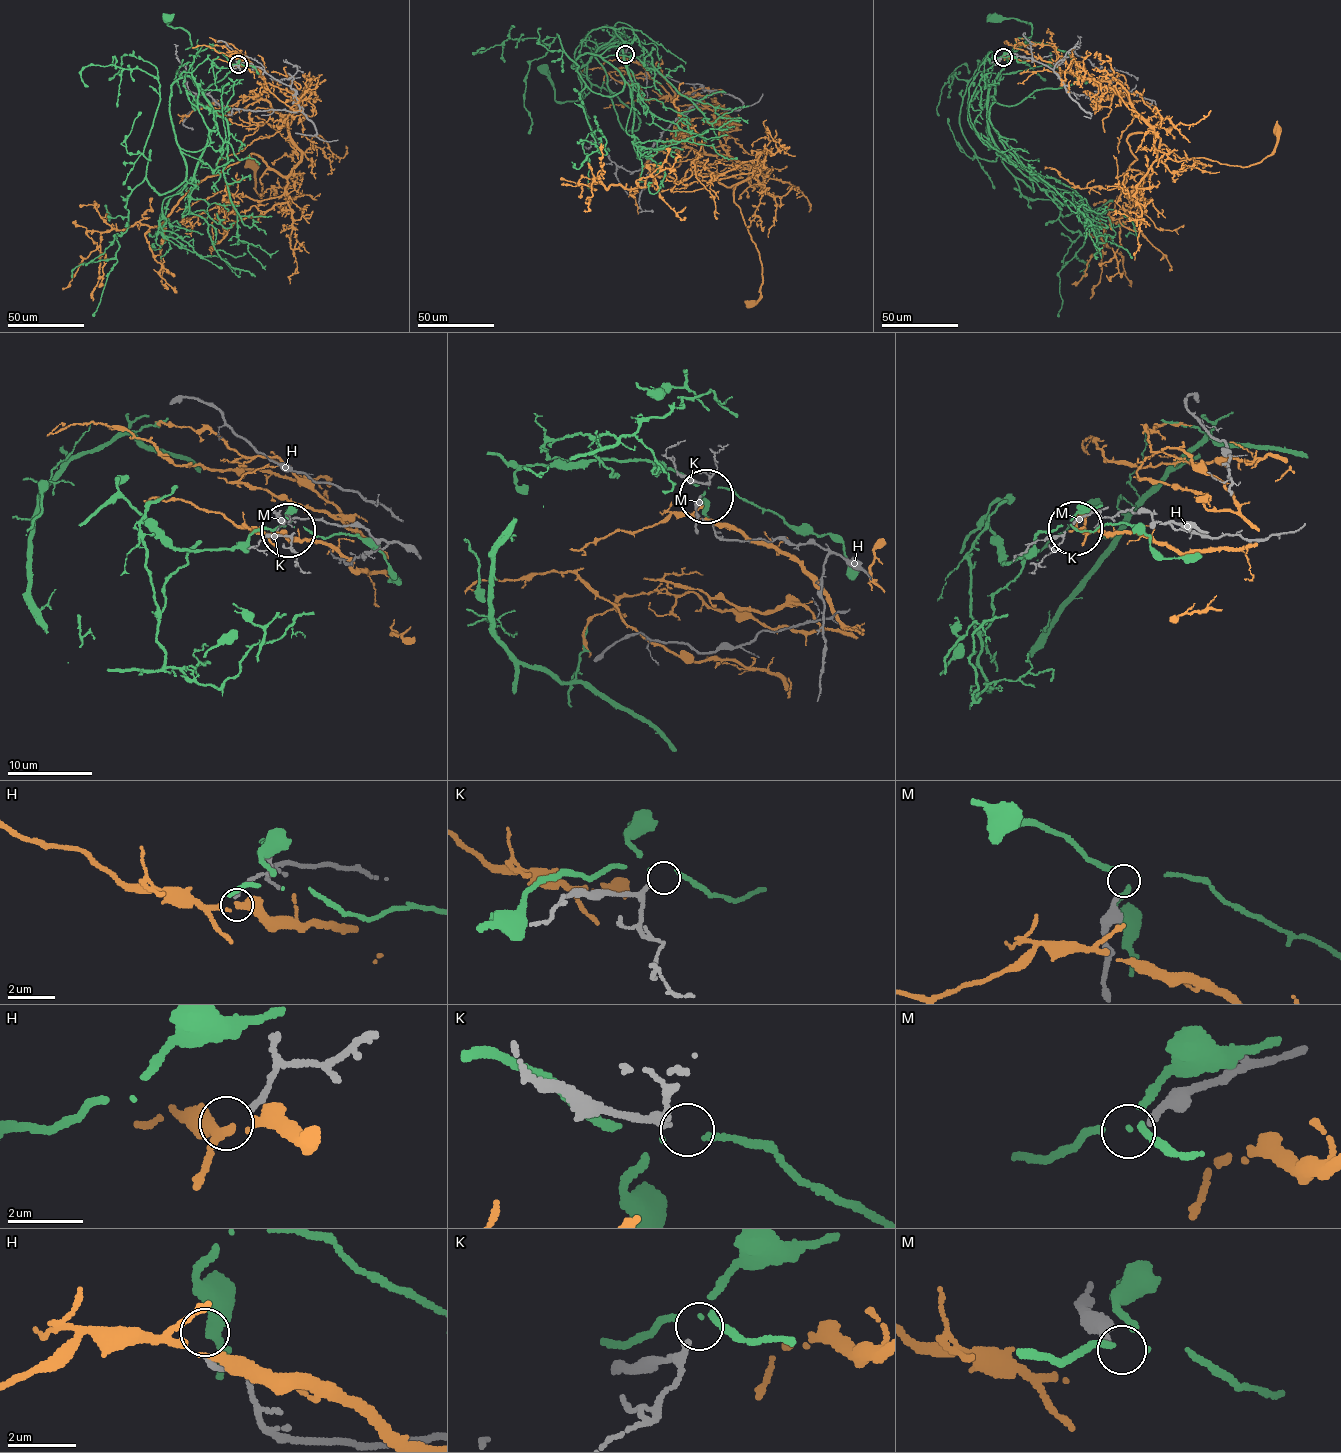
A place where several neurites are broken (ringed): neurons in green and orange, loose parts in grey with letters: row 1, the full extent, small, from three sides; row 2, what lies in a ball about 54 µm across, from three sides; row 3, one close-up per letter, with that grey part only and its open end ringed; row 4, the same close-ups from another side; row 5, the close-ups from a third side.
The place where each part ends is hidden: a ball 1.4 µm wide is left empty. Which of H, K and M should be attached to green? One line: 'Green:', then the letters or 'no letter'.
Green: no letter

